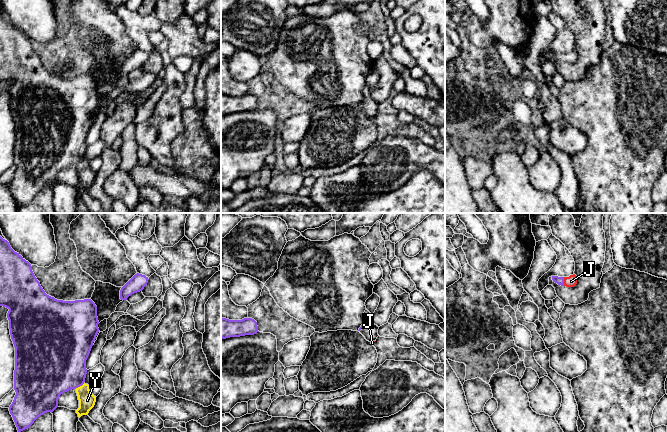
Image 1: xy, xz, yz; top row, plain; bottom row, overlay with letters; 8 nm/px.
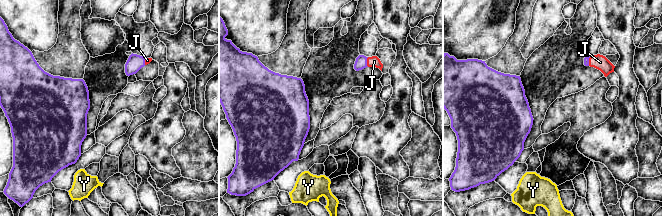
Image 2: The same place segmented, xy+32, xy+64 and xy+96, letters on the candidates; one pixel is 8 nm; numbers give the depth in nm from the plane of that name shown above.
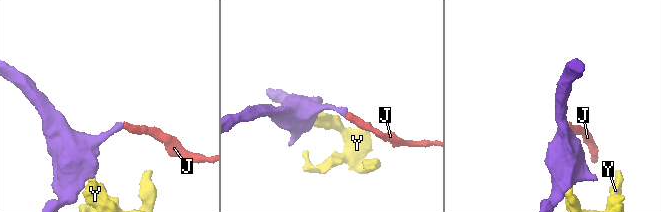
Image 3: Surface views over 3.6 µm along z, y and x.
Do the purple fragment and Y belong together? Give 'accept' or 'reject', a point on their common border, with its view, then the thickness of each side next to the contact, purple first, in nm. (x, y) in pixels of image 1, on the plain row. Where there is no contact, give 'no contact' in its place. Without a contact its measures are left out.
accept; meets purple in xy at (79, 162); 460 nm thick on the purple side, 130 nm on the other

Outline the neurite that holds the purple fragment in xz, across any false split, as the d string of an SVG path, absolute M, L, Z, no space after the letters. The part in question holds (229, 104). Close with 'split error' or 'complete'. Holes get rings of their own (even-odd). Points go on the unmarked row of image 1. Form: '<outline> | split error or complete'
M221 93L221 114L254 111L258 107L257 98L252 94L229 96Z | complete

